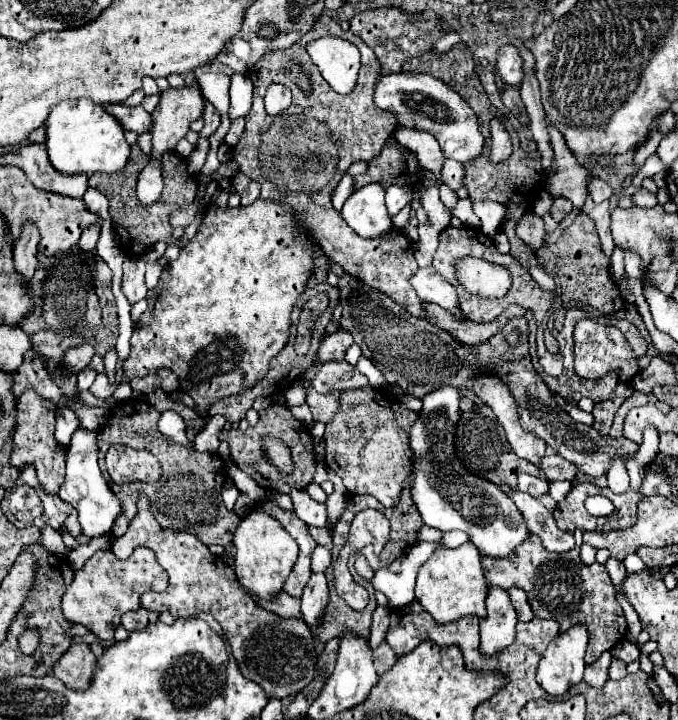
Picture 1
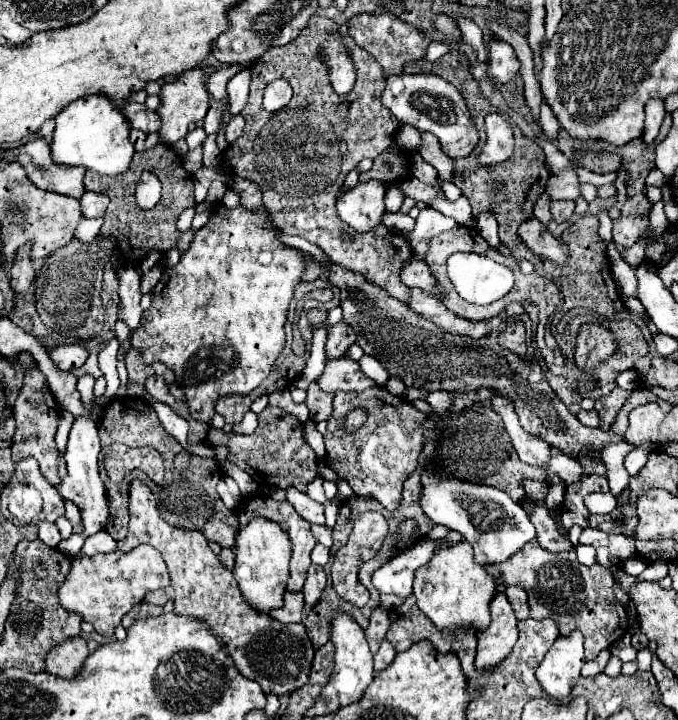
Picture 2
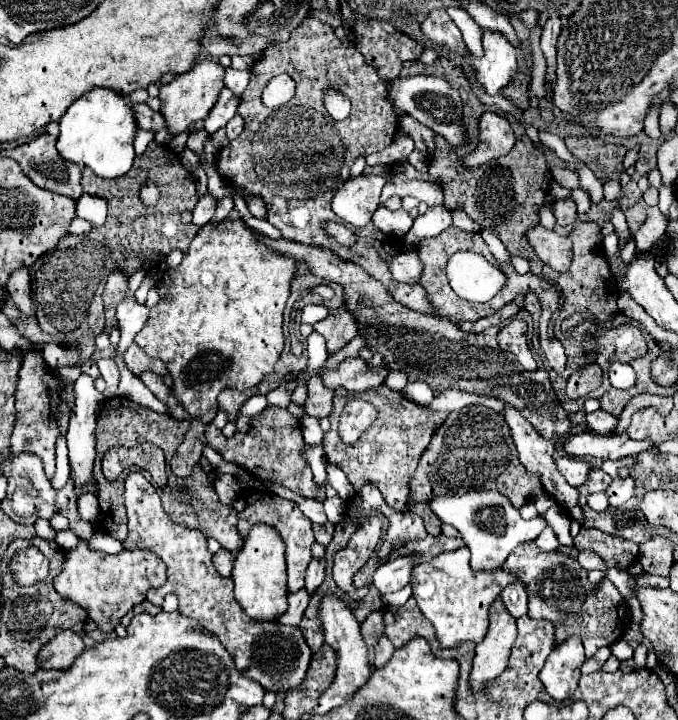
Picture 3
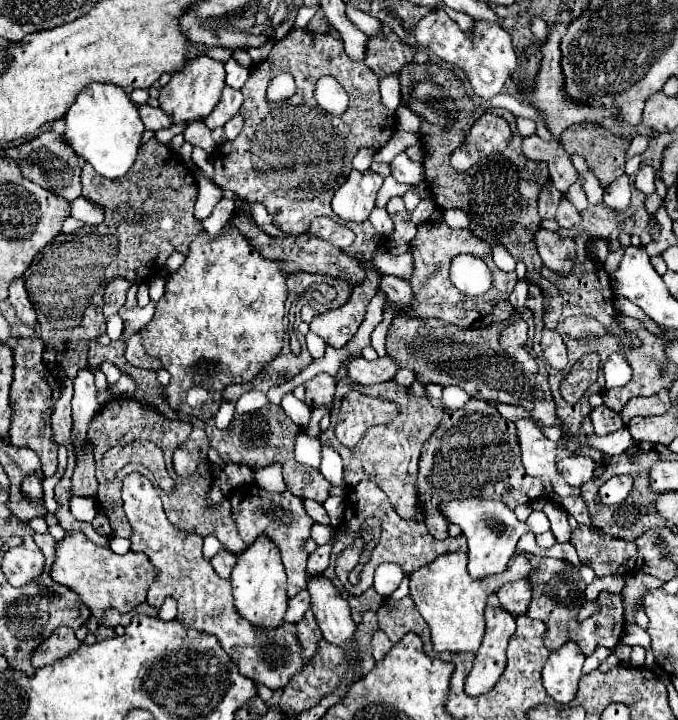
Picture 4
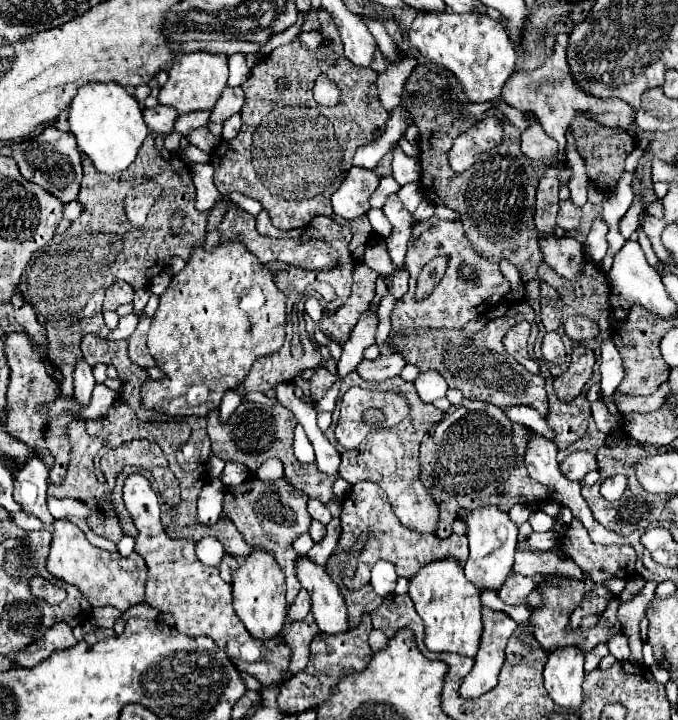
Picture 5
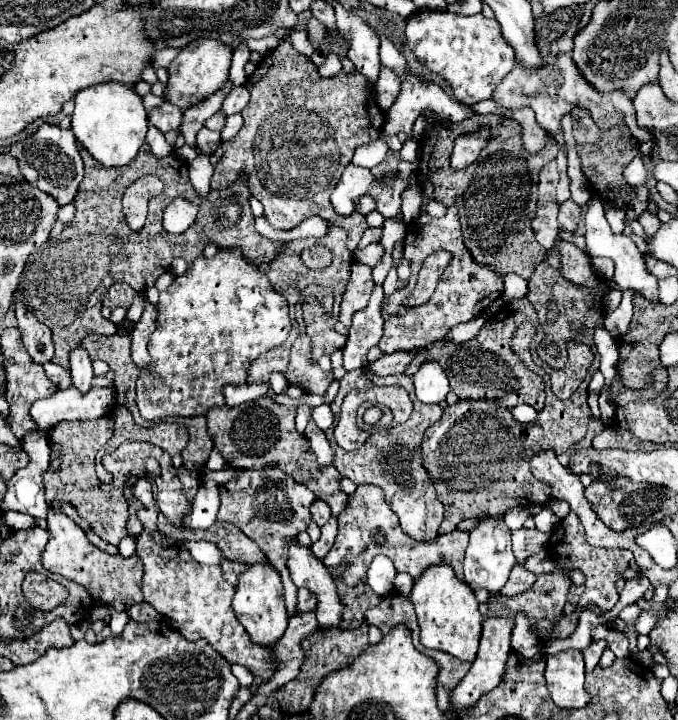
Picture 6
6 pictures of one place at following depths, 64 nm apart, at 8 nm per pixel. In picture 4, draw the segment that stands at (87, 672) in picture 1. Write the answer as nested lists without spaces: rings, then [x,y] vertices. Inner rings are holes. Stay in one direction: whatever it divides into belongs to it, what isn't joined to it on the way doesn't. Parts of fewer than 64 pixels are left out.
[[[58,628],[46,642],[42,642],[34,650],[34,654],[32,654],[32,666],[36,666],[36,668],[50,666],[50,664],[66,658],[68,654],[72,654],[78,646],[80,646],[80,640],[76,638],[74,630],[70,630],[70,628]]]

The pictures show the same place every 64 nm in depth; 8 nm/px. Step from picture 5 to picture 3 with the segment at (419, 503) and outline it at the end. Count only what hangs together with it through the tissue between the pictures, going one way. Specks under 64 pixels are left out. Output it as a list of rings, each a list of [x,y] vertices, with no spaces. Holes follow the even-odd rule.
[[[381,384],[373,391],[356,394],[346,392],[346,390],[336,390],[334,392],[334,410],[328,418],[334,428],[324,434],[326,460],[344,470],[344,474],[348,476],[348,480],[356,492],[360,492],[360,488],[364,484],[372,484],[382,492],[382,498],[386,500],[386,504],[392,510],[404,512],[410,476],[414,474],[418,460],[420,460],[422,452],[426,450],[426,446],[430,444],[430,438],[434,432],[434,412],[418,406],[416,402],[406,400],[402,392],[392,392],[386,384]],[[352,396],[372,402],[378,410],[378,418],[354,444],[344,444],[342,438],[338,436],[338,418],[342,414],[344,404]]]

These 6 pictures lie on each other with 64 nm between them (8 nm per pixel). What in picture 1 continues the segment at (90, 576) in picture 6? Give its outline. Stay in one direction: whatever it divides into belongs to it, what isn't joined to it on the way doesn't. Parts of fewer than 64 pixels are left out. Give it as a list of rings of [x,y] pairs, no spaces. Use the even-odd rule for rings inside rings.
[[[146,548],[134,550],[134,554],[122,562],[114,558],[110,550],[96,552],[82,570],[74,574],[74,582],[68,586],[62,598],[64,618],[72,624],[86,626],[100,640],[114,640],[114,628],[120,624],[124,612],[140,608],[140,596],[146,590],[164,590],[166,570],[158,566],[154,552]]]

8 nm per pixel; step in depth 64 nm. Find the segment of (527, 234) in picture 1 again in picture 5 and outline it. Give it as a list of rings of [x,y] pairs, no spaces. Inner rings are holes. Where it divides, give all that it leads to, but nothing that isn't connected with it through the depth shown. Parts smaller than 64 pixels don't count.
[[[556,234],[540,236],[540,250],[544,262],[562,278],[574,280],[582,272],[582,244],[574,238],[560,238]]]

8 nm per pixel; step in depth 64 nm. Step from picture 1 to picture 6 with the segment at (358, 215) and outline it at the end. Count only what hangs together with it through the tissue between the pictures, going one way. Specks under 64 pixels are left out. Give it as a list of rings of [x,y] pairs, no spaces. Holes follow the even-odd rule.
[[[346,166],[338,186],[332,192],[332,206],[340,216],[350,216],[360,198],[370,190],[370,184],[374,182],[374,174],[368,168],[360,168],[360,166]]]

